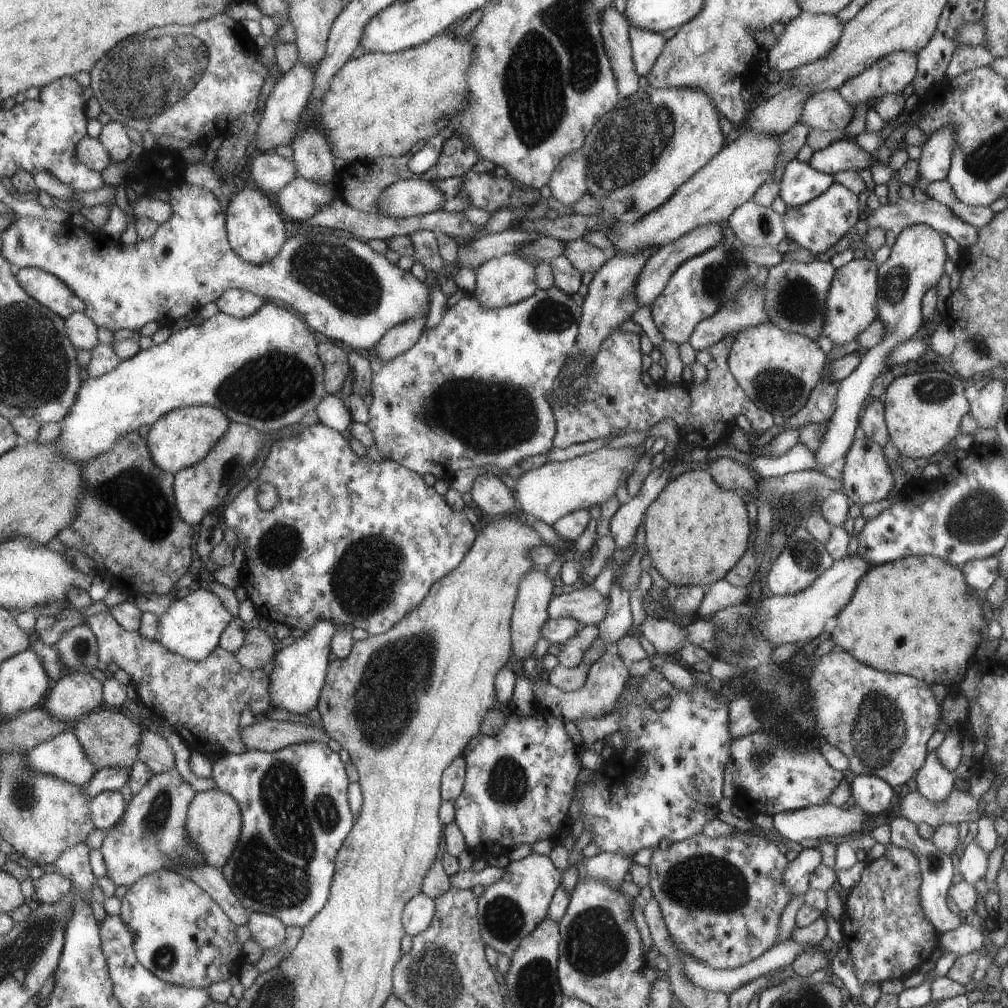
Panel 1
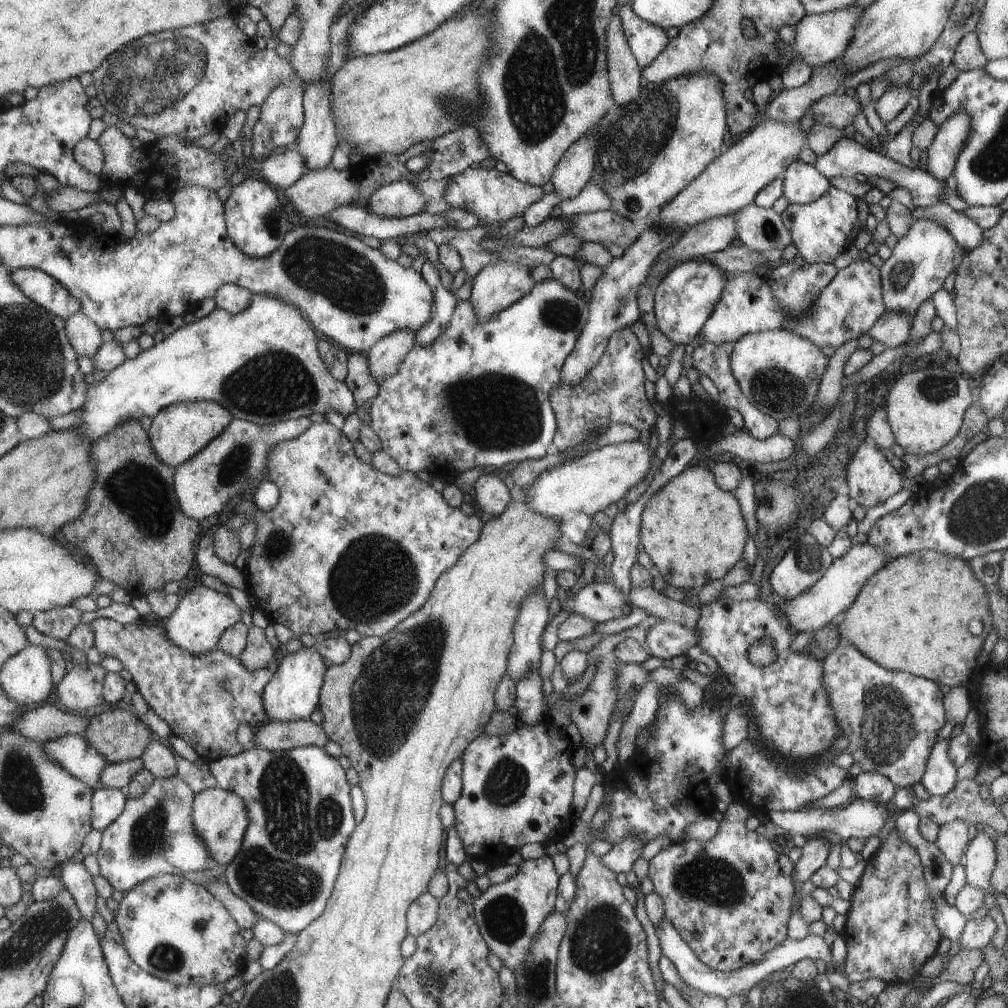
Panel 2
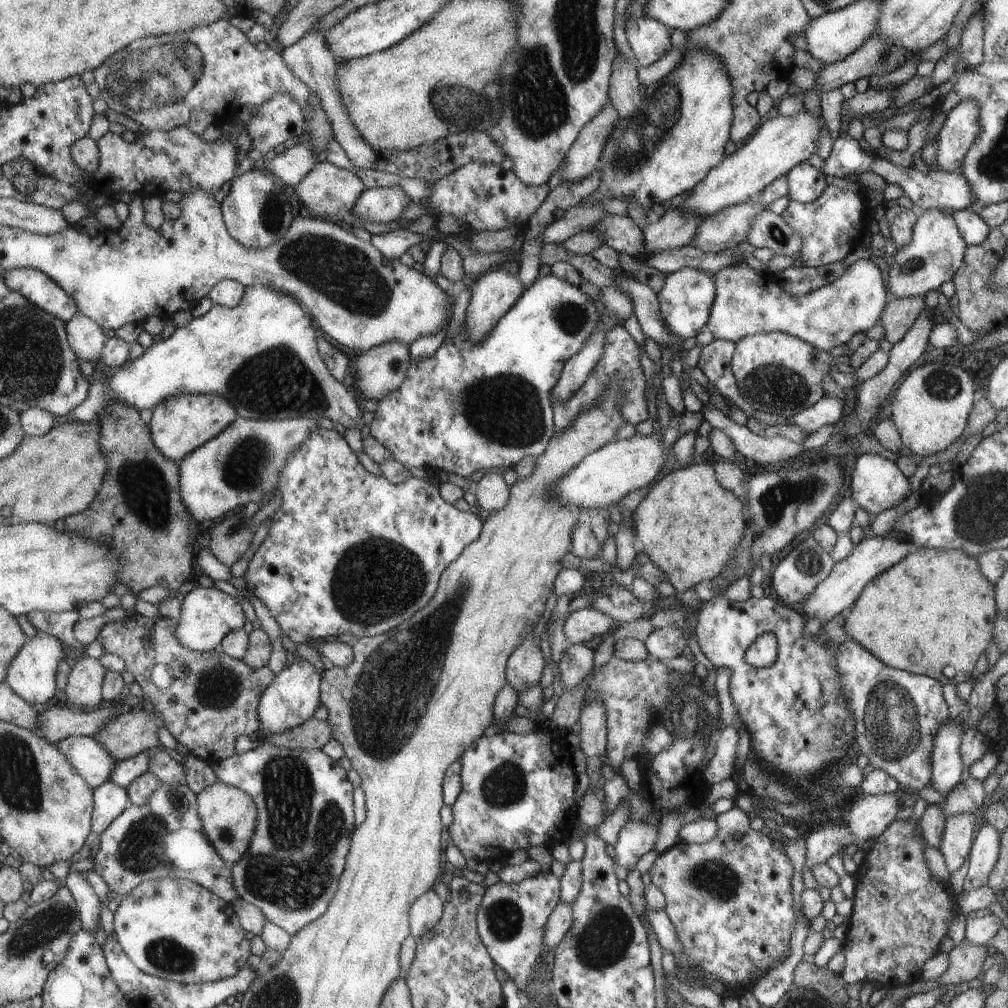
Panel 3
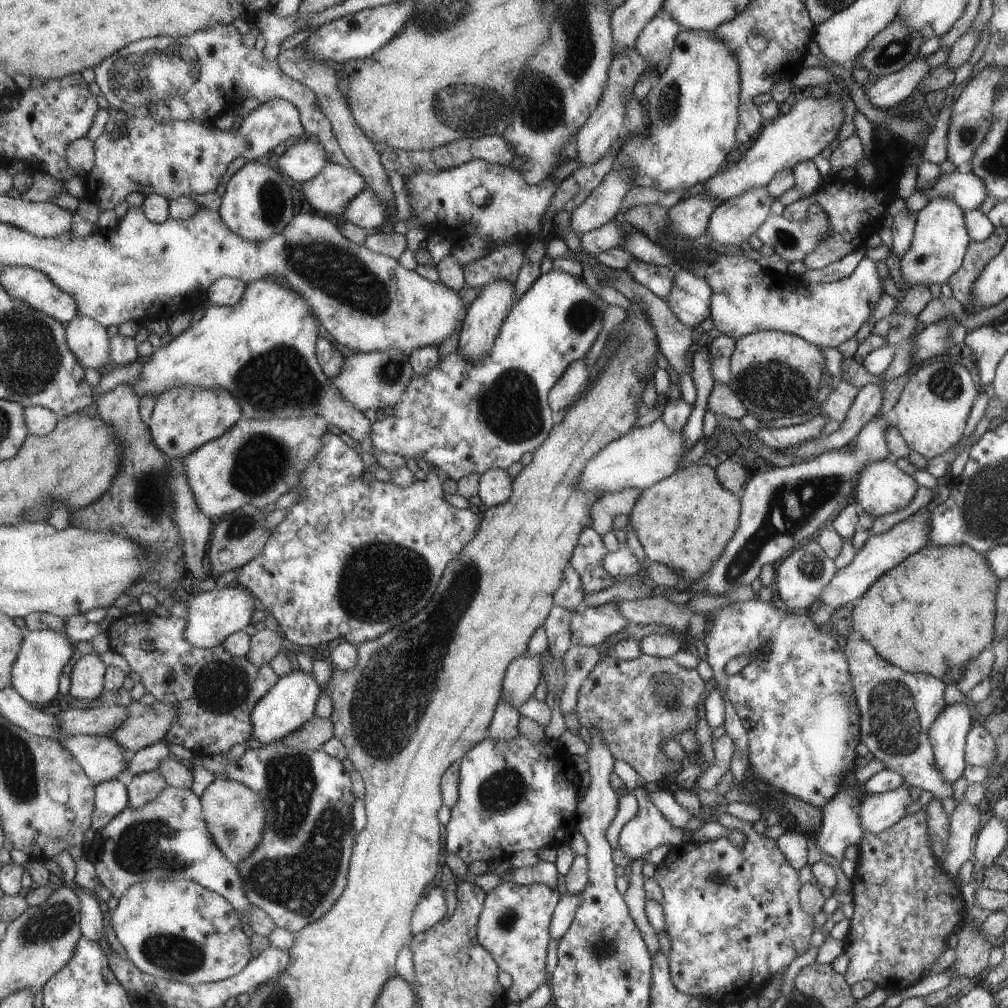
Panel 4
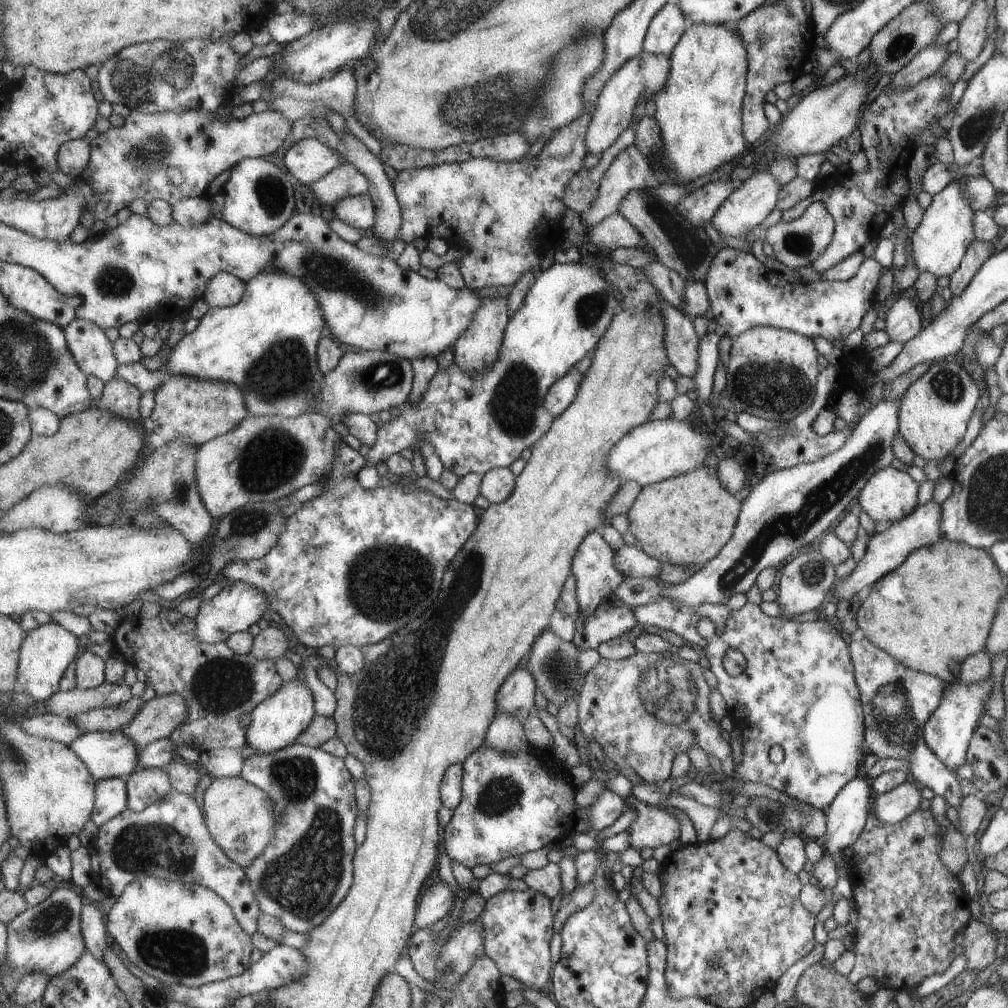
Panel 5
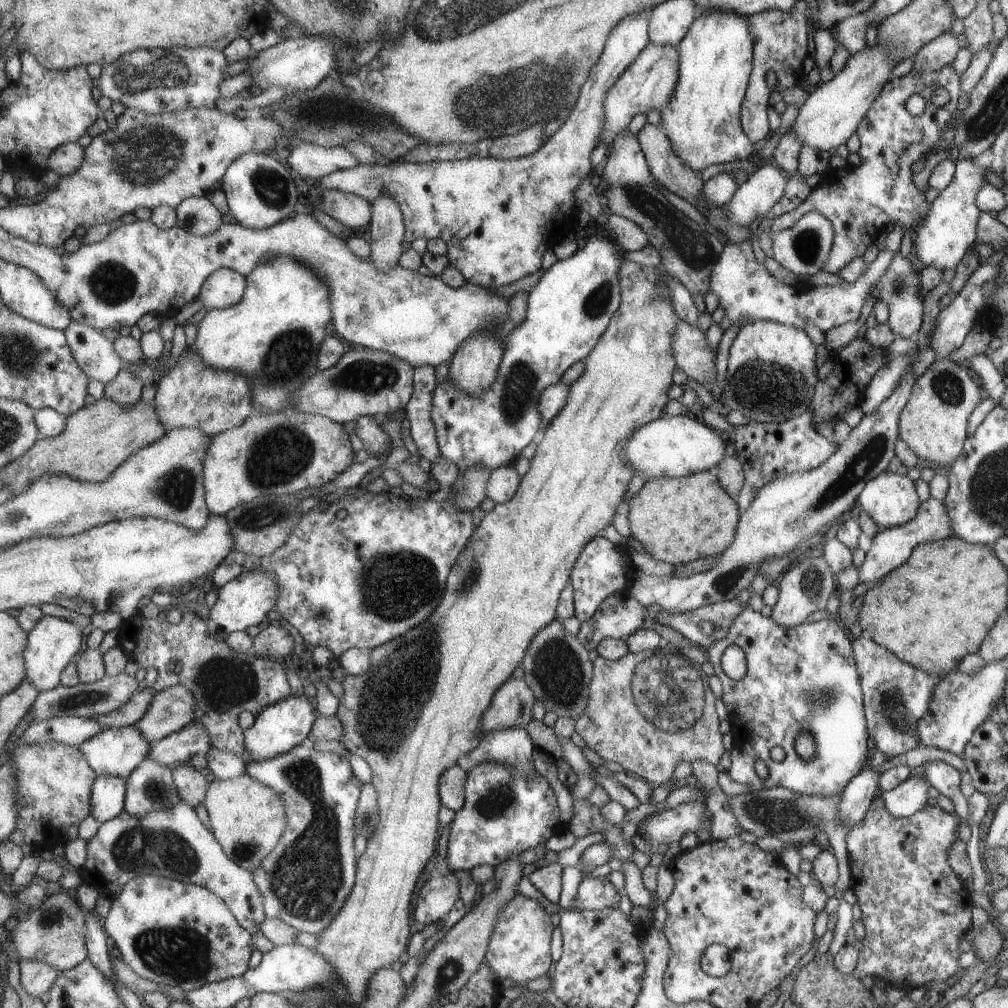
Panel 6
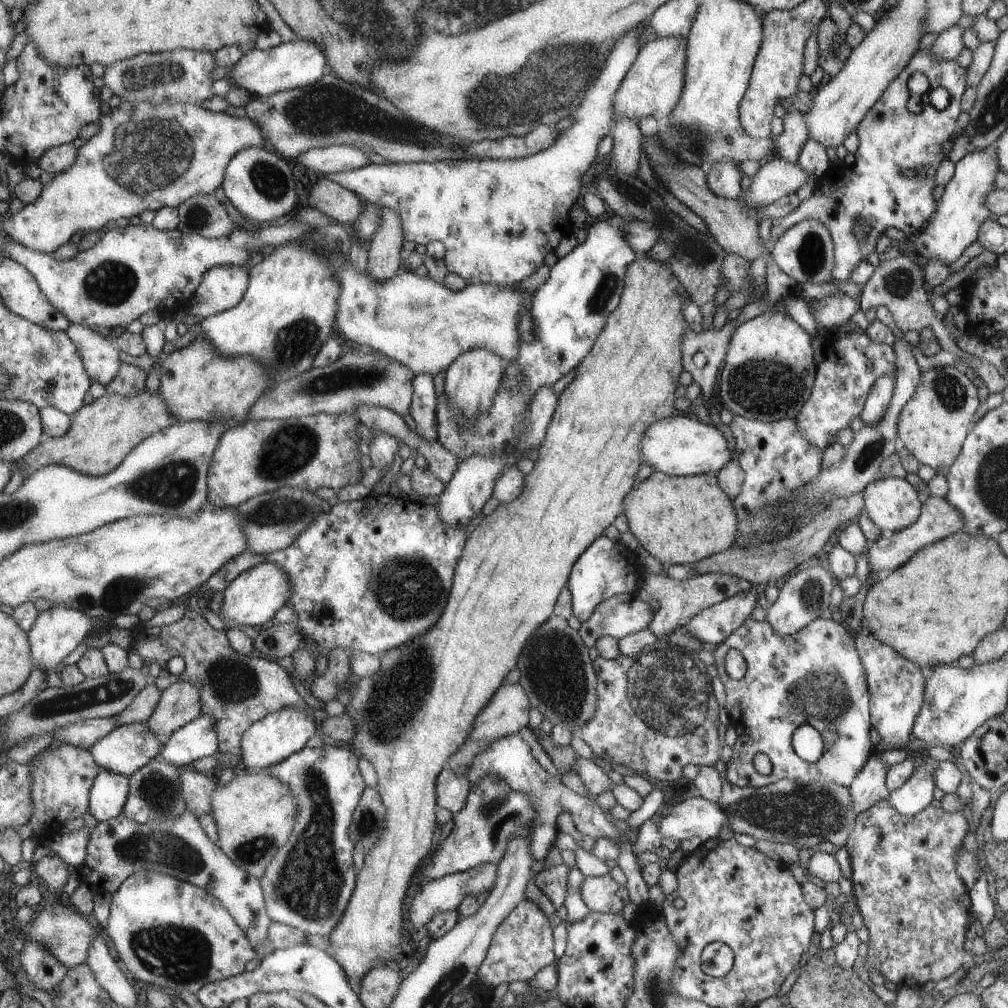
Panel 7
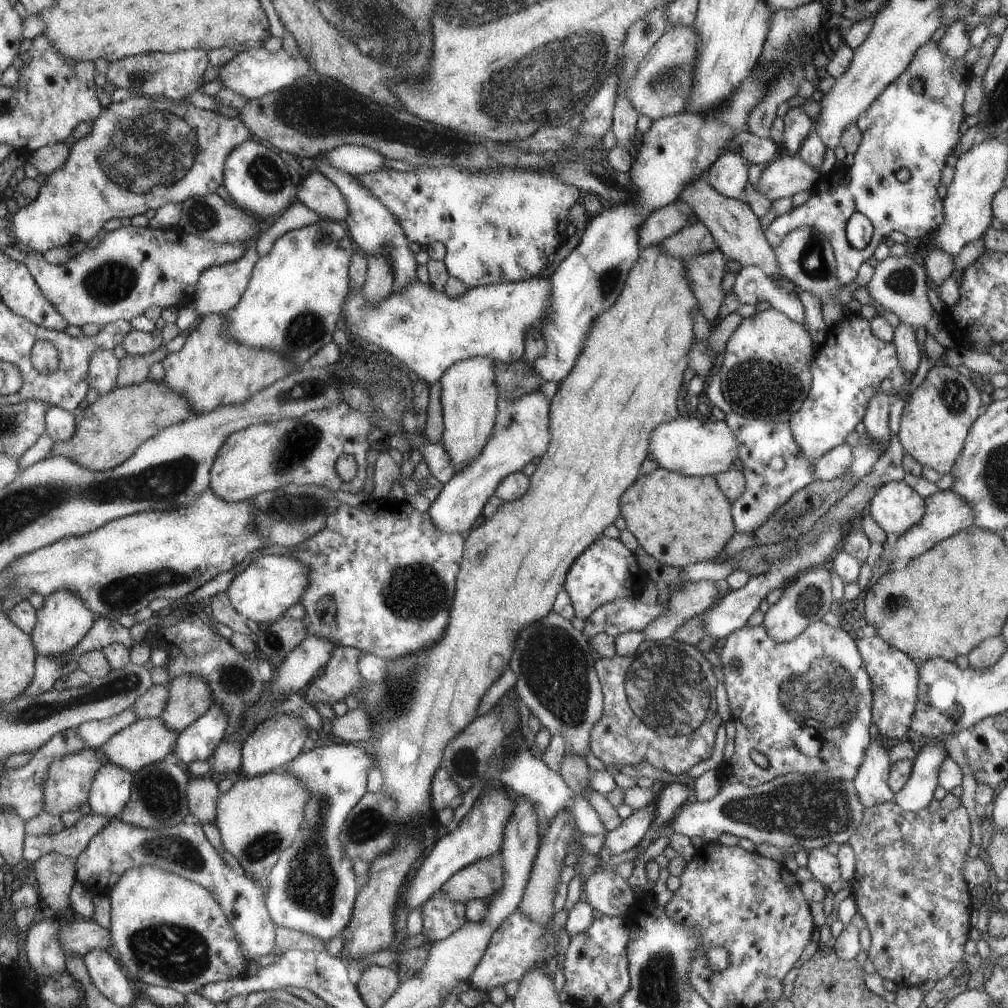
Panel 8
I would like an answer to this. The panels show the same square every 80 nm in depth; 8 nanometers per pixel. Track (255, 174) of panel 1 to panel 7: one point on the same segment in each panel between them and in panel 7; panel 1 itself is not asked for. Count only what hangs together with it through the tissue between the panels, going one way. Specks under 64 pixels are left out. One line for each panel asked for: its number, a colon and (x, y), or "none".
2: (283, 170)
3: (289, 167)
4: (303, 159)
5: (309, 159)
6: (312, 161)
7: (336, 158)

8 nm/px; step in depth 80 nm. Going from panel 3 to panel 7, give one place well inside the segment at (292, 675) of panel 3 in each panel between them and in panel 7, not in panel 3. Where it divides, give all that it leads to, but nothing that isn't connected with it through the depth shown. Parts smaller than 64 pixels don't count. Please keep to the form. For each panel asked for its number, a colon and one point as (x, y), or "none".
4: (288, 705)
5: (281, 719)
6: (285, 725)
7: (271, 740)

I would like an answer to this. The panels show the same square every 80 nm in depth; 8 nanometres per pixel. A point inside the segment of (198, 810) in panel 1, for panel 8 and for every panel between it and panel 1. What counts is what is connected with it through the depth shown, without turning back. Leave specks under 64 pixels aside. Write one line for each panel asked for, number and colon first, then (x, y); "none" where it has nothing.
2: (221, 817)
3: (229, 815)
4: (236, 815)
5: (242, 817)
6: (249, 818)
7: (255, 814)
8: (258, 819)

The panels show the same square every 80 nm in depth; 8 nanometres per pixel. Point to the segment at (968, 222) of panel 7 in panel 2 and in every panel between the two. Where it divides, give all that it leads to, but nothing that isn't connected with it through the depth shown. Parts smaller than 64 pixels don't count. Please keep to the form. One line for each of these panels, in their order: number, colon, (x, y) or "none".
2: (920, 261)
3: (936, 250)
4: (940, 239)
5: (939, 242)
6: (941, 240)

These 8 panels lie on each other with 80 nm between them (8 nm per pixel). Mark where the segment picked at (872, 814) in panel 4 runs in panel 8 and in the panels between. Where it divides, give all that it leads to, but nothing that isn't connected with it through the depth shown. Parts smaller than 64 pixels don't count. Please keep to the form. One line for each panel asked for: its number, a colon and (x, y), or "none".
5: (889, 807)
6: (902, 801)
7: (914, 794)
8: (916, 793)

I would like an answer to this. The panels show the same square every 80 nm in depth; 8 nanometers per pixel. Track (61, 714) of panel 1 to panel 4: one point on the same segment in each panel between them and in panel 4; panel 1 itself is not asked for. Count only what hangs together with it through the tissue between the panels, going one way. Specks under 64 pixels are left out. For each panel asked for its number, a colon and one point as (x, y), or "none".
2: (83, 686)
3: (85, 687)
4: (89, 674)

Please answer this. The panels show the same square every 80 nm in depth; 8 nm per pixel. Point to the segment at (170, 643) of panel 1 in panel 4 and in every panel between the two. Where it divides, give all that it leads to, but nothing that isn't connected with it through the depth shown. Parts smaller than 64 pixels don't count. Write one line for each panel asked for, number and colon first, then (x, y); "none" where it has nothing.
2: (204, 614)
3: (209, 614)
4: (213, 616)

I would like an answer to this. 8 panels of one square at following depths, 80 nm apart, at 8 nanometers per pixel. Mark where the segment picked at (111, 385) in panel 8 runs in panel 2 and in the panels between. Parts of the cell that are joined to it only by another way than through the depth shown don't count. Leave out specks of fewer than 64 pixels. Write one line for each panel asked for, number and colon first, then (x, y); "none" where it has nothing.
2: (85, 334)
3: (86, 336)
4: (88, 338)
5: (94, 352)
6: (97, 355)
7: (100, 354)

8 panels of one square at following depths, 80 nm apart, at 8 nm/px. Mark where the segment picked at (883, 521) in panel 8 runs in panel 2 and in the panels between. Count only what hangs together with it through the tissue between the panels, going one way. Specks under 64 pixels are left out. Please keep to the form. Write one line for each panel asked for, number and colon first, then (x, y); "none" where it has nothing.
2: (870, 479)
3: (876, 484)
4: (882, 488)
5: (889, 495)
6: (889, 499)
7: (891, 504)

